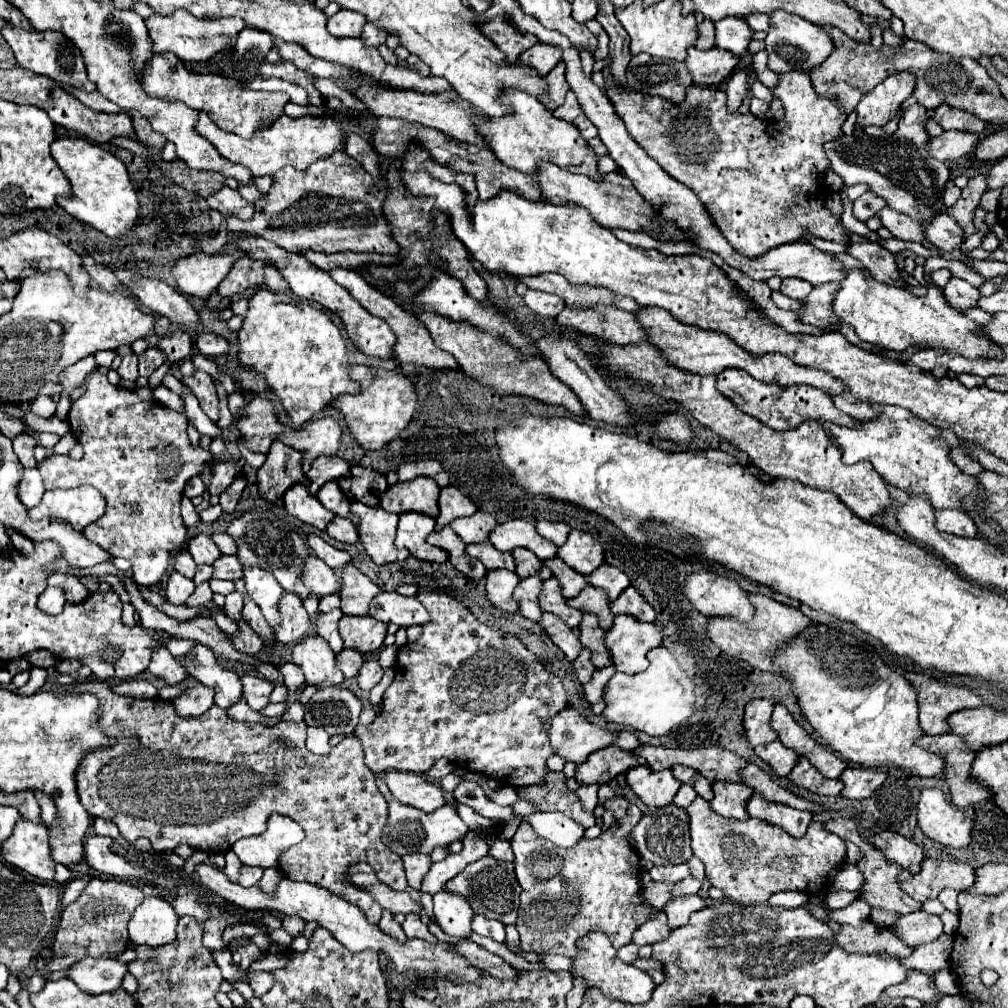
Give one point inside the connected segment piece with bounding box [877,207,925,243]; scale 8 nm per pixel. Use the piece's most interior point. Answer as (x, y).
(903, 227)

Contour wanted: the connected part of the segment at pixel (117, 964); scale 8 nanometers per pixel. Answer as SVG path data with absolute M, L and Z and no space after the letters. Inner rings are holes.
M83 959L69 969L68 977L87 993L112 992L121 985L127 965L117 959Z

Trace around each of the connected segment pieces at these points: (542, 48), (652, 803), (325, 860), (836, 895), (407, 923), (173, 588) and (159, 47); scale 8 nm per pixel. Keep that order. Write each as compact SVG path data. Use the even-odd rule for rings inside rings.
M537 43L531 49L527 49L525 53L521 53L519 61L523 65L533 67L539 75L545 77L561 61L561 47L547 45L547 43Z
M633 767L627 771L627 785L647 807L665 807L673 801L681 783L669 769L649 771L647 767Z
M83 681L73 687L57 691L57 695L69 693L93 693L99 699L99 727L103 733L115 739L109 747L99 747L89 751L75 771L77 795L81 805L91 817L103 817L119 827L121 837L131 843L139 837L151 841L155 853L173 851L177 845L189 845L197 851L225 853L231 845L243 837L263 833L267 817L271 813L285 813L295 817L303 827L305 839L295 847L289 847L279 857L281 873L291 881L305 881L319 885L329 893L357 905L367 921L377 923L381 919L381 907L369 897L369 893L355 889L345 879L345 867L357 861L365 861L373 867L381 883L389 885L393 891L405 891L405 871L401 869L401 857L389 851L381 843L381 829L387 817L387 801L375 785L375 775L363 763L363 747L355 735L345 737L329 755L313 757L303 747L305 725L299 723L299 737L287 739L287 743L275 745L277 731L261 723L239 723L227 717L227 713L213 705L201 717L185 721L173 713L173 703L155 699L131 699L117 695L103 681Z
M833 891L833 893L827 893L827 905L829 905L829 909L841 909L841 907L851 905L857 897L859 897L859 893Z
M409 913L409 915L405 917L405 921L403 921L403 931L405 931L405 935L407 935L409 939L423 939L423 941L427 941L427 943L431 943L431 945L437 943L437 937L429 933L427 925L421 921L421 917L419 917L417 913Z
M171 573L169 581L167 581L167 587L165 587L165 595L167 595L167 601L173 603L173 605L183 605L185 599L193 593L195 589L195 583L179 573Z
M177 11L167 17L153 14L147 21L149 35L153 39L153 49L155 53L165 53L171 51L175 53L181 61L207 61L213 55L221 53L229 45L233 47L237 41L239 31L243 31L247 25L239 17L225 17L225 19L197 19L191 13Z

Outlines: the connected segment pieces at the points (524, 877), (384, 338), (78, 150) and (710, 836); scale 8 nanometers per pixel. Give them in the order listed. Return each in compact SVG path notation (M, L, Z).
M615 796L605 803L614 813L617 827L603 831L597 839L583 839L573 849L561 849L539 837L531 825L521 823L511 839L515 847L515 875L523 889L517 917L521 935L519 947L533 953L555 953L577 957L577 939L591 933L605 933L613 947L631 943L633 931L653 919L657 911L641 902L640 855L629 843L629 833L641 819L639 808L625 798Z
M245 235L245 237L233 237L233 243L239 245L243 251L247 251L247 255L251 255L253 259L263 259L273 263L281 275L289 281L291 291L297 297L305 297L309 301L315 301L323 307L327 307L329 311L333 311L335 315L339 315L339 319L345 325L345 331L349 335L349 339L357 345L359 351L363 351L365 355L371 357L379 357L379 359L393 359L393 345L395 345L395 333L389 329L389 325L383 319L373 317L369 311L365 311L351 295L345 287L341 287L339 283L335 283L331 279L331 275L319 267L315 267L313 263L309 263L303 255L299 253L289 253L285 249L281 249L279 245L275 245L273 241L267 241L263 237L253 237L253 235Z
M61 135L51 143L51 157L57 161L73 189L71 199L57 197L57 205L63 207L71 217L93 225L107 237L117 237L135 225L139 203L121 159L95 143L73 135Z
M697 797L687 809L691 827L693 855L699 857L707 869L707 879L713 887L721 889L725 897L737 903L761 903L777 891L803 891L821 893L843 867L845 841L833 833L825 833L821 823L809 825L809 835L793 839L775 825L765 821L725 819Z

